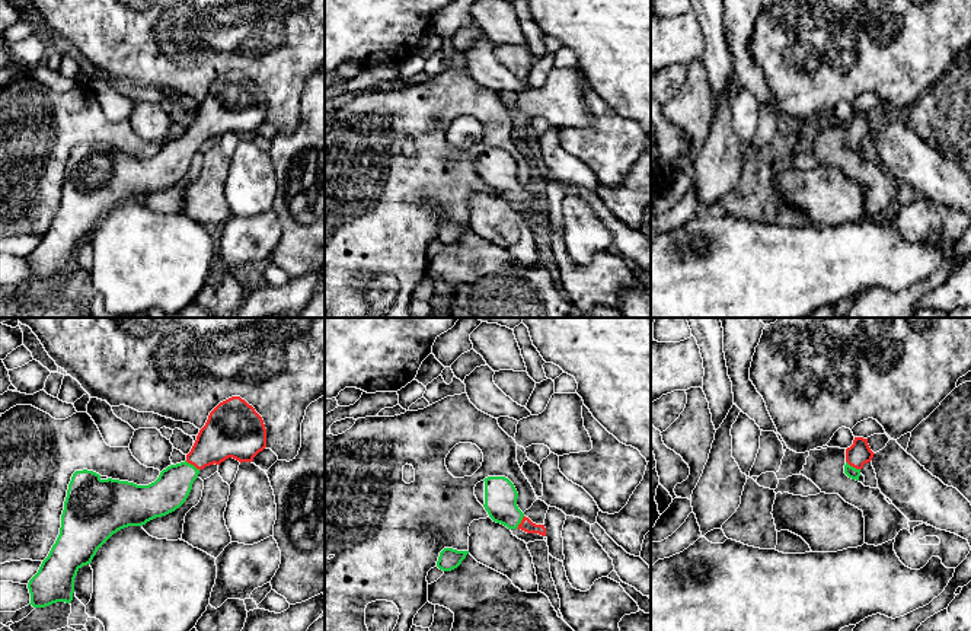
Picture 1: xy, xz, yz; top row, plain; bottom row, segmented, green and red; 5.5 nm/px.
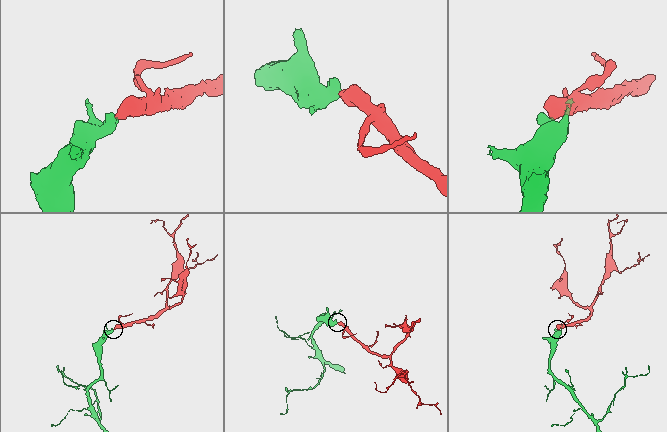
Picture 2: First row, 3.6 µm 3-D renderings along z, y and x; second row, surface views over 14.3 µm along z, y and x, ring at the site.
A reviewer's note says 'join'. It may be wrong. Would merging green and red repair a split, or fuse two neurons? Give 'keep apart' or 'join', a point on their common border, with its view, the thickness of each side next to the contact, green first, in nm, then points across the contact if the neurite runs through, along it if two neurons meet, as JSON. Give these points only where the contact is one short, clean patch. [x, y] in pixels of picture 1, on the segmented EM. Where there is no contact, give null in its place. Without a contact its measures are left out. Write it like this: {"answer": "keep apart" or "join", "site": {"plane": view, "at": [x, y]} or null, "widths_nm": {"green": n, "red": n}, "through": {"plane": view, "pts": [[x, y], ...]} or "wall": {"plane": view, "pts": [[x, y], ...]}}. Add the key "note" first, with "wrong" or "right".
{"note": "right", "answer": "join", "site": {"plane": "xy", "at": [192, 465]}, "widths_nm": {"green": 200, "red": 260}, "through": {"plane": "xy", "pts": [[169, 491], [192, 465], [226, 434]]}}

